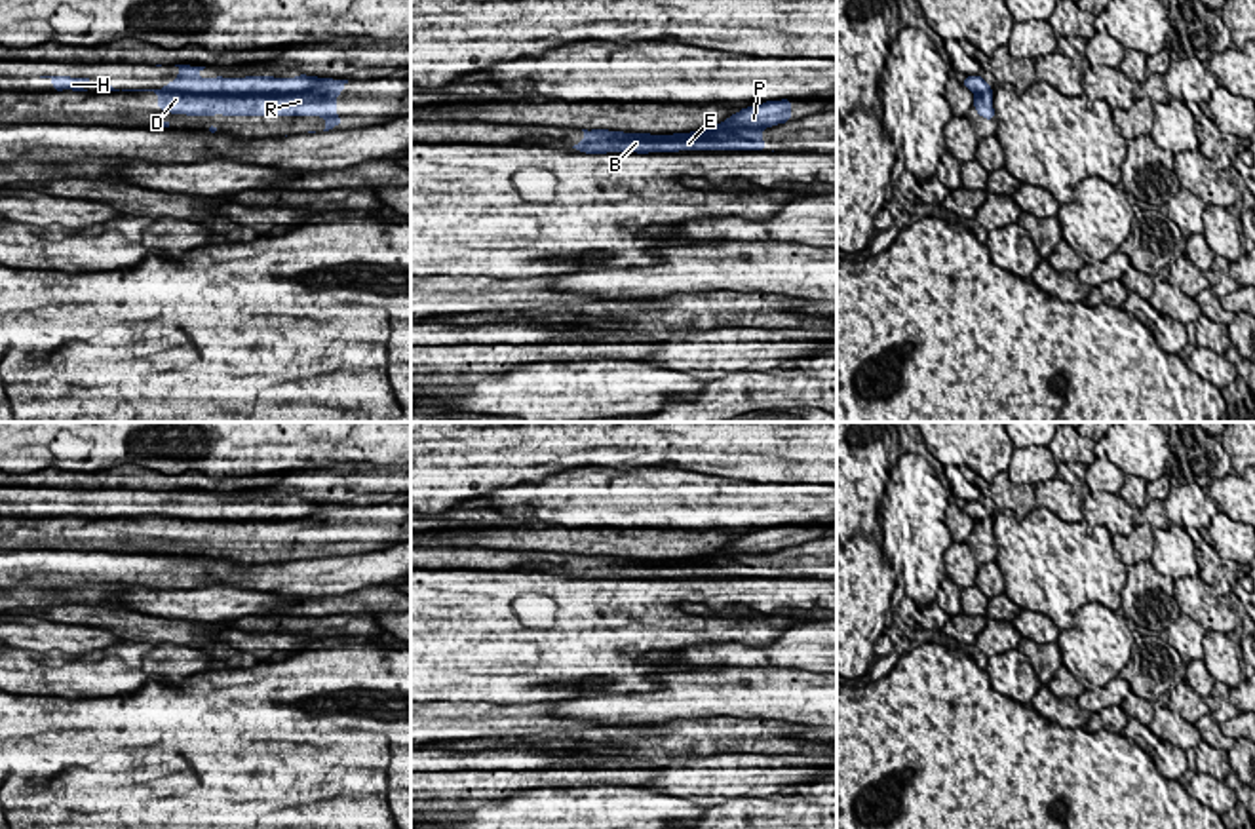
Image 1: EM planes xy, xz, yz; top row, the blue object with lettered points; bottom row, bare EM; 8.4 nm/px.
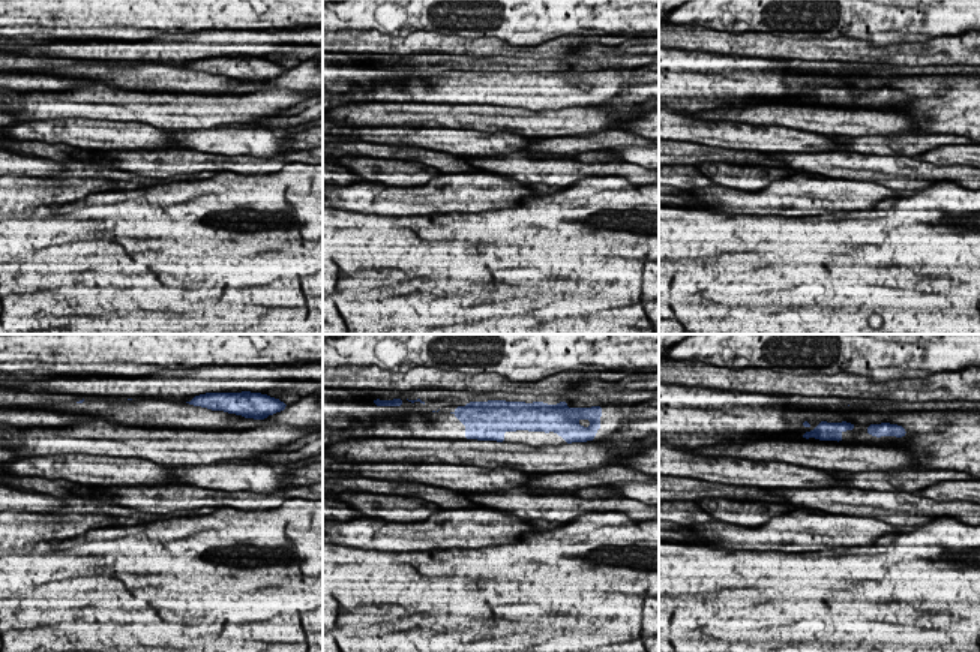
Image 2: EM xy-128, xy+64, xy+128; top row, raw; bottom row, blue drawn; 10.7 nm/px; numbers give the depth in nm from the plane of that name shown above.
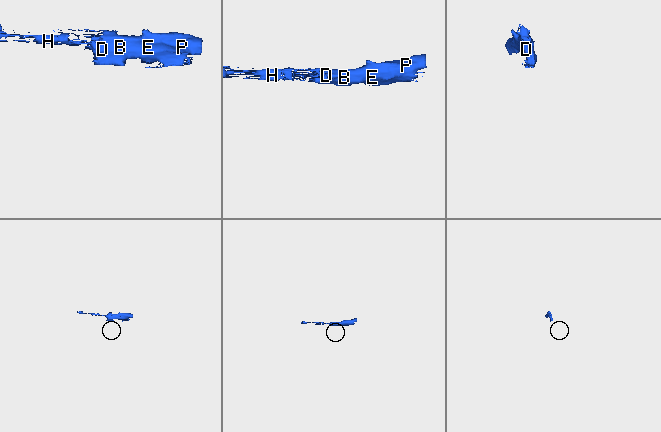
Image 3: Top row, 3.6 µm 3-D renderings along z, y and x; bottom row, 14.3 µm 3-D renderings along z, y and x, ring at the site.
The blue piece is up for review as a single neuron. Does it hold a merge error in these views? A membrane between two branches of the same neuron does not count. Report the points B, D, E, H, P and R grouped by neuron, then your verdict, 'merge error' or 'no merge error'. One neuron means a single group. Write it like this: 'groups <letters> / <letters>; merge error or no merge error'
groups B D E R / H P; merge error

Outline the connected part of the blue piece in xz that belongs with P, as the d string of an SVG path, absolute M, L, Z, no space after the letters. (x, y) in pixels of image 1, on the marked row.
M789 99L766 101L759 106L742 108L740 112L732 114L724 122L707 129L690 131L688 135L709 135L715 131L728 131L728 129L742 129L742 127L772 127L778 124L785 124L789 120L791 120Z

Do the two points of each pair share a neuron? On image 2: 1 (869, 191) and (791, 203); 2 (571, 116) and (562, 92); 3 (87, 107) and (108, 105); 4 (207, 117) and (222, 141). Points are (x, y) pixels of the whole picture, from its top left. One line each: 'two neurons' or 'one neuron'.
1: one neuron
2: two neurons
3: one neuron
4: two neurons

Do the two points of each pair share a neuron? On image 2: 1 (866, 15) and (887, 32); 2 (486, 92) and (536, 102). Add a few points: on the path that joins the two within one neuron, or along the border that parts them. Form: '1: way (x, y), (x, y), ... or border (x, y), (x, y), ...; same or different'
1: way (871, 15), (883, 27); same
2: way (500, 86), (526, 86), (529, 89); same

